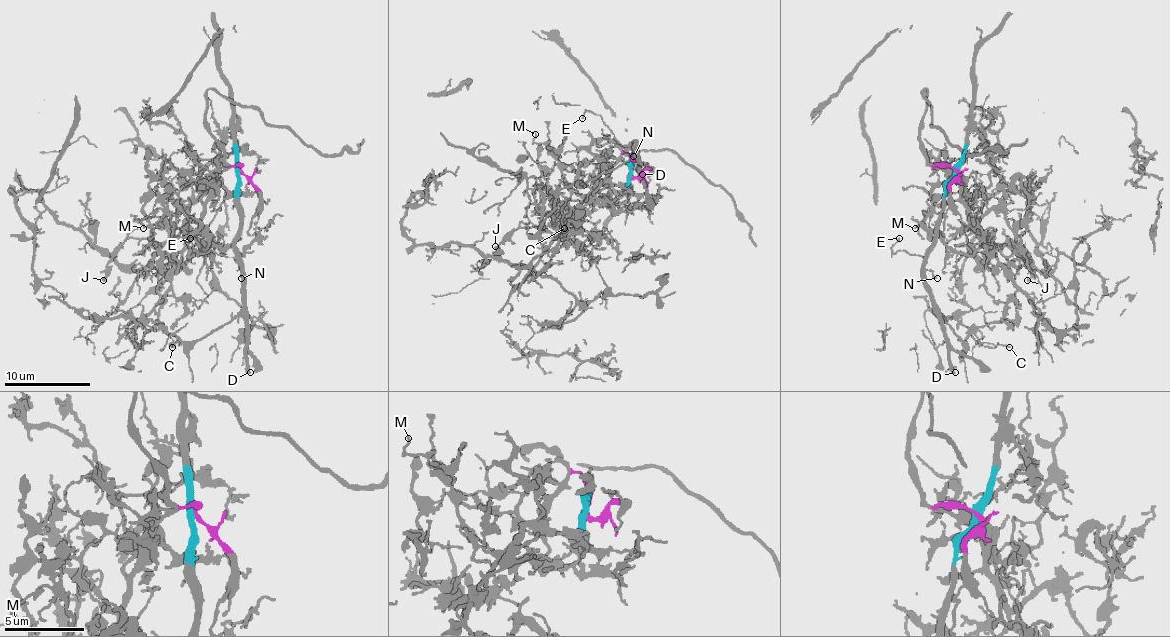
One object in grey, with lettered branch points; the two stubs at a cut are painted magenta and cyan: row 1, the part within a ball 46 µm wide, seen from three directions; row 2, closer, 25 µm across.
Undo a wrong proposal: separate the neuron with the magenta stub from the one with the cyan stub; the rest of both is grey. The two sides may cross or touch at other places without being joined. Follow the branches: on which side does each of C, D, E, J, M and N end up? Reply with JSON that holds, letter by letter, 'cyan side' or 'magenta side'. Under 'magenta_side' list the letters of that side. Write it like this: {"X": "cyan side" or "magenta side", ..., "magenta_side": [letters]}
{"C": "cyan side", "D": "cyan side", "E": "cyan side", "J": "magenta side", "M": "magenta side", "N": "cyan side", "magenta_side": ["J", "M"]}

